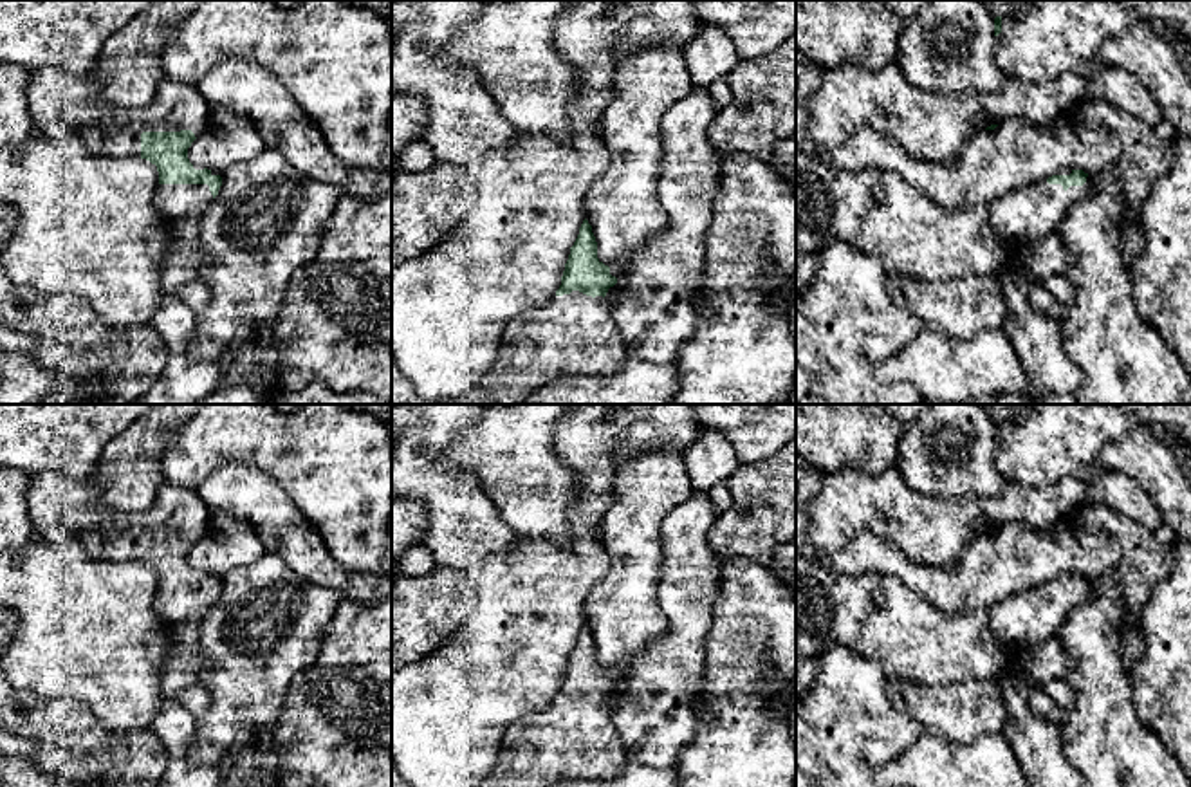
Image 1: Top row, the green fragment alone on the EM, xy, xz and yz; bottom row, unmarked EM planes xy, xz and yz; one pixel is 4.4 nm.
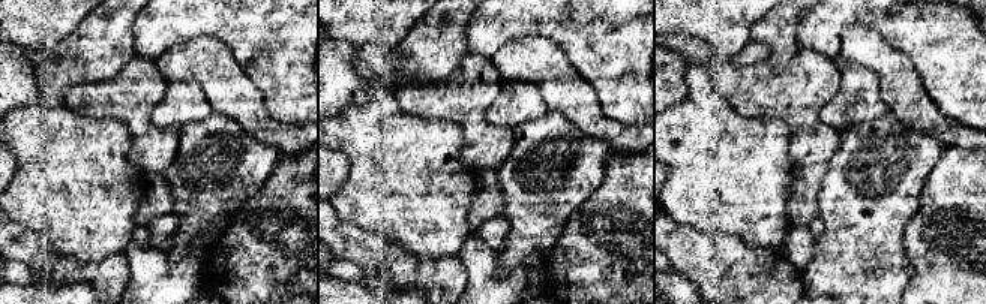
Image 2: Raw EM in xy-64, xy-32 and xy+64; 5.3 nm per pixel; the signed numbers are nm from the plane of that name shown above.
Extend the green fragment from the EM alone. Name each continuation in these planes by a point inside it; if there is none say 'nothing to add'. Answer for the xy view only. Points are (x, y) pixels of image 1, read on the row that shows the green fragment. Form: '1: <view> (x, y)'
1: xy (105, 130)

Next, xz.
1: xz (574, 334)

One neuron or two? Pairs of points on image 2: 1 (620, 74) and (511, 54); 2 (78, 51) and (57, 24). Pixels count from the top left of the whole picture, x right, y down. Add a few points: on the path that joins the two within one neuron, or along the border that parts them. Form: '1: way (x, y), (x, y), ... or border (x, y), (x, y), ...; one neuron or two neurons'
1: border (548, 38), (563, 51), (574, 69), (595, 90); two neurons
2: border (87, 15), (51, 51); two neurons

